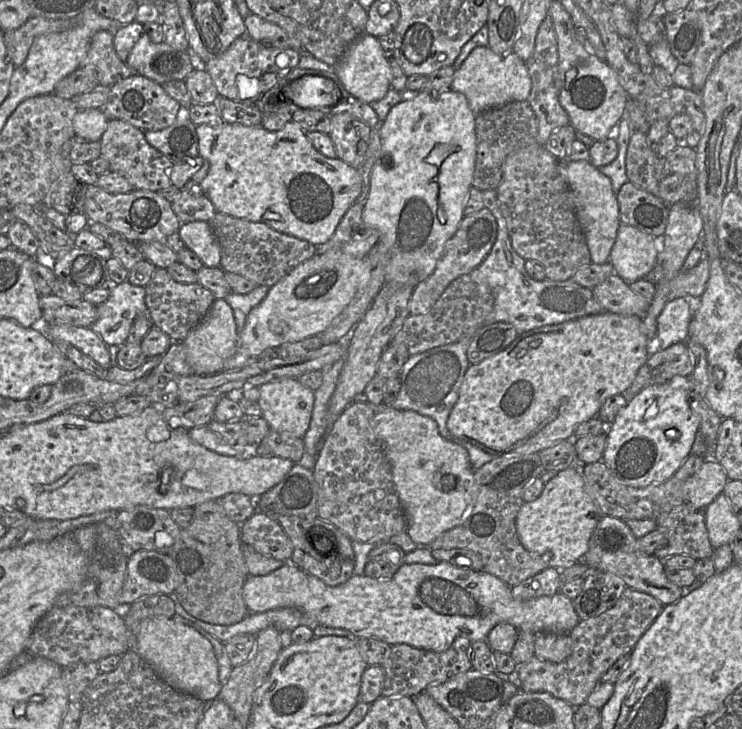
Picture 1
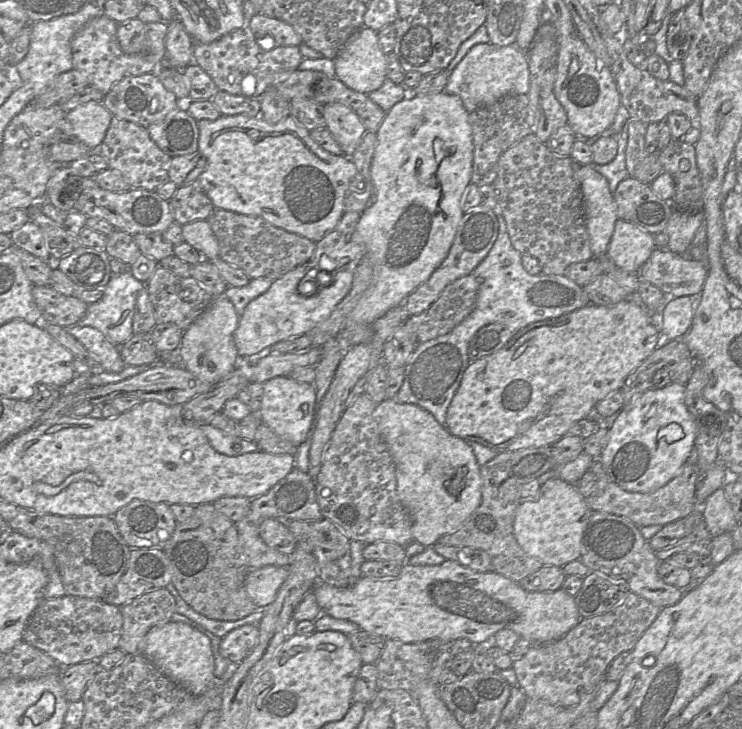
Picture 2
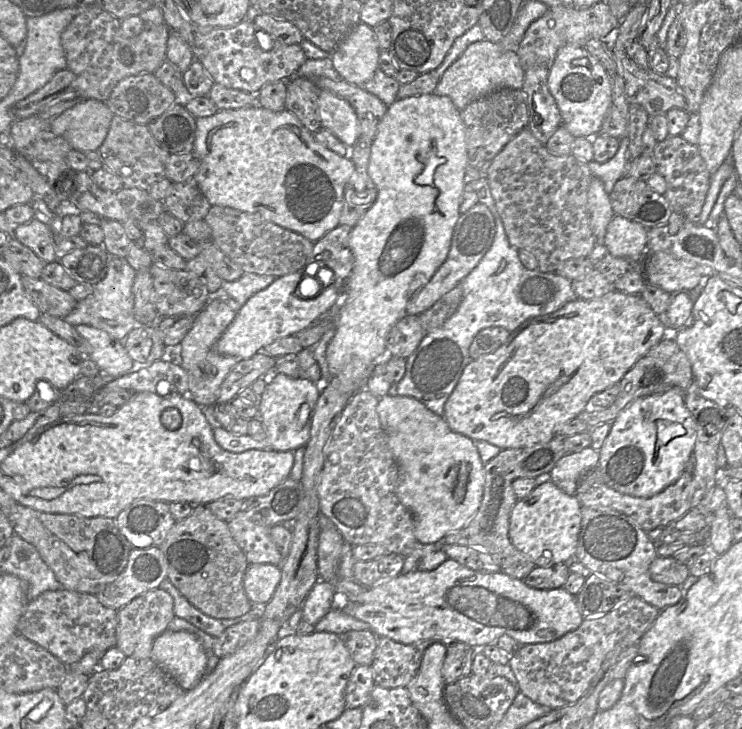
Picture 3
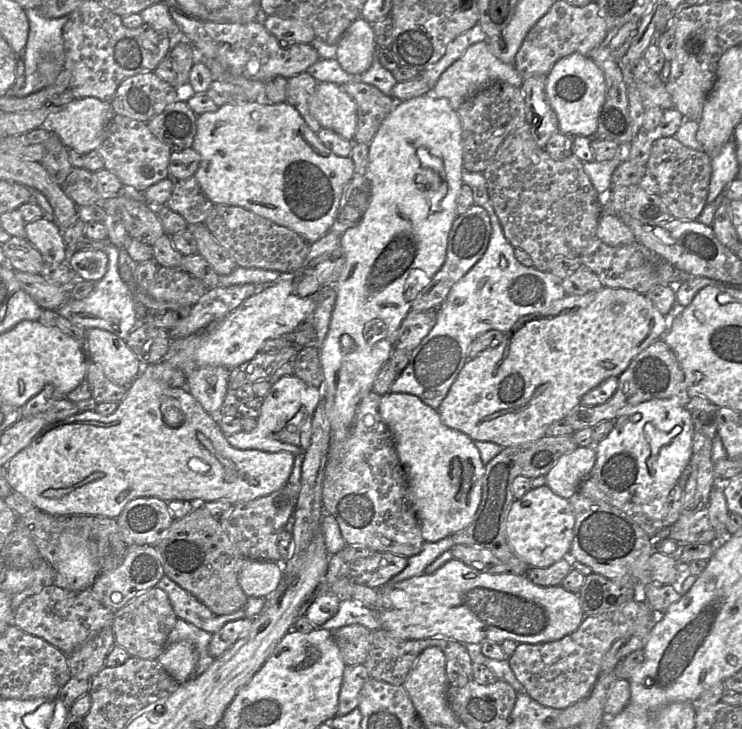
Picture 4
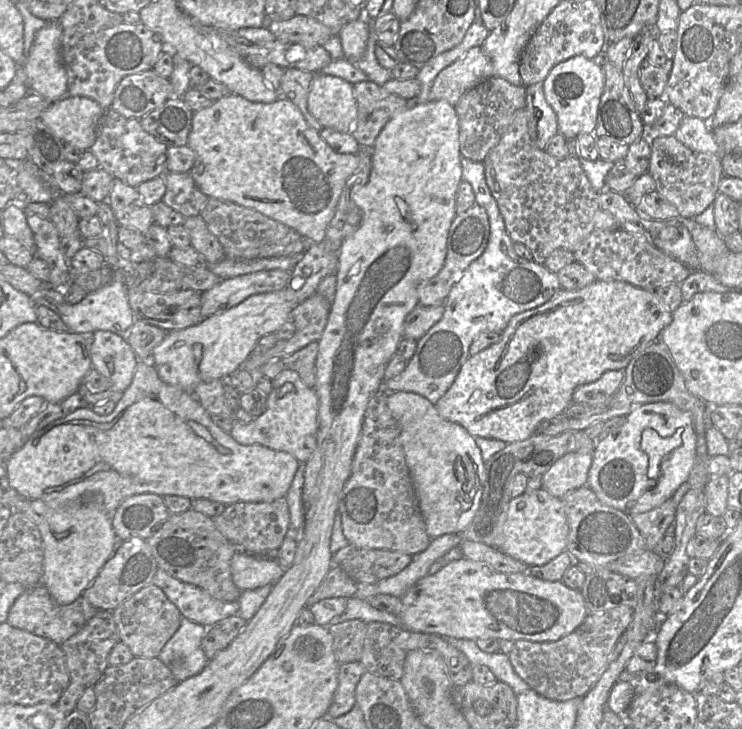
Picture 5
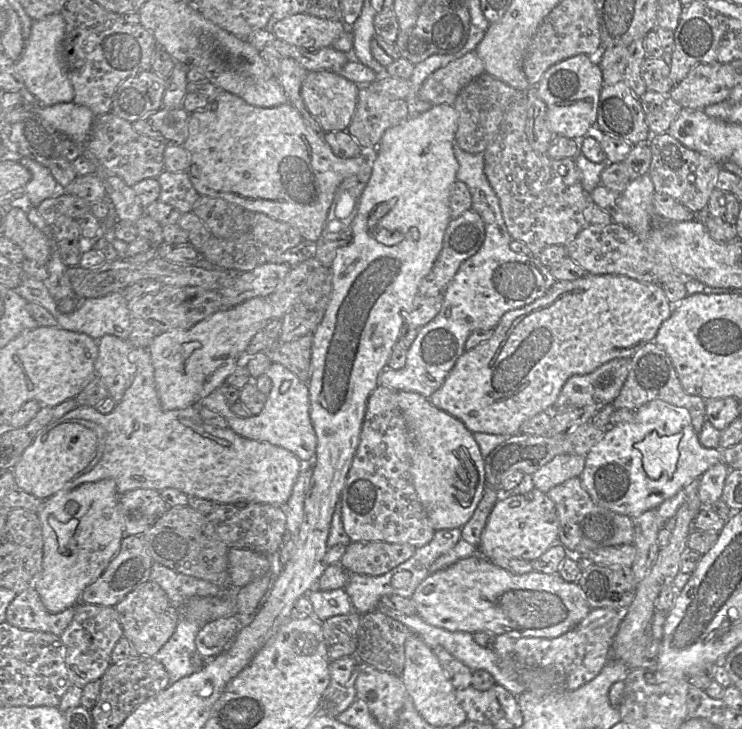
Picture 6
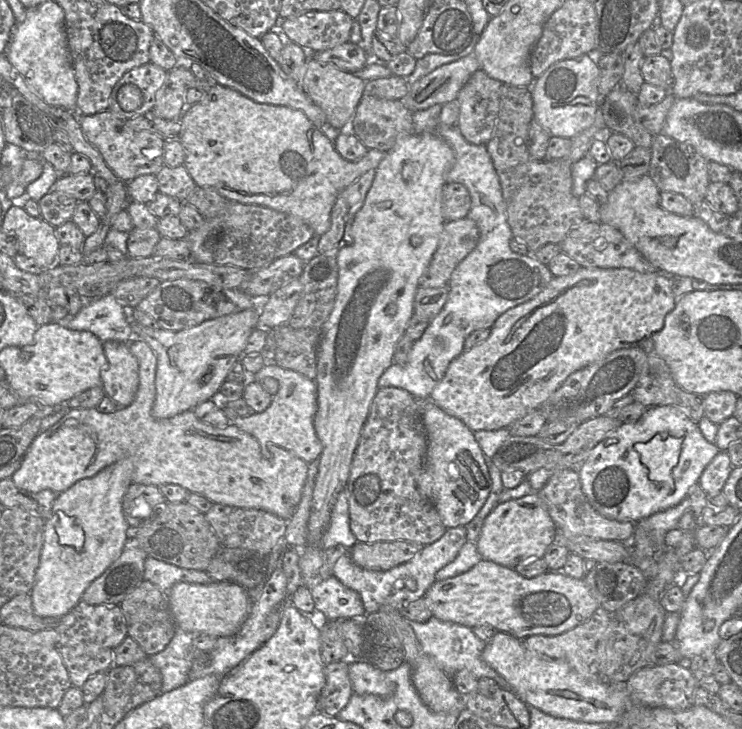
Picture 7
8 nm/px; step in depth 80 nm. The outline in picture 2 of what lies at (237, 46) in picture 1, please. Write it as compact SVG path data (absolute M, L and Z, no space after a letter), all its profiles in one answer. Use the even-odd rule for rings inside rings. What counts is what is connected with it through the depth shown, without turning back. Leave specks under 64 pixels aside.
M248 25L243 26L242 28L236 29L231 31L230 33L220 37L219 39L210 42L210 43L201 43L197 41L193 41L193 62L199 65L213 80L217 88L221 91L225 91L229 94L236 95L236 96L244 96L244 92L241 87L241 81L244 76L248 74L252 74L256 78L256 90L252 96L245 96L245 97L260 97L268 88L274 87L277 83L282 81L284 78L286 78L289 74L291 74L293 71L298 70L298 66L303 60L303 56L301 55L299 46L277 46L274 49L270 51L264 51L259 47L257 44L257 41L255 40L254 34L251 31L250 27Z

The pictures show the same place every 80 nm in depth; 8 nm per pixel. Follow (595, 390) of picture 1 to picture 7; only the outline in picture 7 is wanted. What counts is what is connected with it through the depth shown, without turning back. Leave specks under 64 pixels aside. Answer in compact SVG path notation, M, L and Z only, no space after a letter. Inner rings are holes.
M584 268L568 276L553 277L548 285L534 298L513 307L501 314L491 327L490 336L469 350L463 351L451 361L440 383L433 389L429 399L447 414L460 419L473 432L479 430L498 430L508 428L515 421L523 418L531 410L539 408L554 393L566 378L609 353L625 348L642 347L647 349L651 336L663 328L666 315L677 302L670 286L670 276L662 272L640 273L628 268Z

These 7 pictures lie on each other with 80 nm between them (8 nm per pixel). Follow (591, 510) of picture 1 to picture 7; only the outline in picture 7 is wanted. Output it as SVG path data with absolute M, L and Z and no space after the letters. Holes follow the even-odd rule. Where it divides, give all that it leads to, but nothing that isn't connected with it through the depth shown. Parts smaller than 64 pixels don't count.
M532 492L521 498L498 503L484 520L480 536L475 545L482 559L514 568L519 562L542 558L546 549L554 543L556 529L557 527L539 495L537 492Z

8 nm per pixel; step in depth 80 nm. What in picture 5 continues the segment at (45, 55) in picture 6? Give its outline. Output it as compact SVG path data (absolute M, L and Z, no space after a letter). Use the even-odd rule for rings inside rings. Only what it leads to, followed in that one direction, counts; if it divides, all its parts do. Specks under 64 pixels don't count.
M59 21L48 24L36 33L24 71L29 91L56 102L68 95L68 78L62 59L62 26Z

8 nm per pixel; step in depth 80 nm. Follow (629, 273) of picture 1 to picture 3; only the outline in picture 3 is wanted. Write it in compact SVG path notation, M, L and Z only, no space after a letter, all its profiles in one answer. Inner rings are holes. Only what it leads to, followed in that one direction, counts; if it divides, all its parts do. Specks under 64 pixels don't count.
M615 215L607 226L603 244L614 257L642 259L647 251L647 229Z

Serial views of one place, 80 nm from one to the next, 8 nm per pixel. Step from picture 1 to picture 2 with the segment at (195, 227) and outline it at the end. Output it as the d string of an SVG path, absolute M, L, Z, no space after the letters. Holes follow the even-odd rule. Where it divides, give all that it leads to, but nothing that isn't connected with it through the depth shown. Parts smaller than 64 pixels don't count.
M196 220L182 225L183 241L199 251L203 259L212 261L219 257L218 241L207 220Z

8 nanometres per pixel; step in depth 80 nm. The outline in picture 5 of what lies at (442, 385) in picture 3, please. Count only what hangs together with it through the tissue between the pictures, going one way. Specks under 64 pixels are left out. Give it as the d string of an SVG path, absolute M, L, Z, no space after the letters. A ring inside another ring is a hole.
M461 155L461 165L462 179L471 184L475 204L483 207L488 214L488 245L451 288L443 304L442 318L417 341L415 353L405 369L399 375L384 381L384 388L388 392L414 392L434 405L454 382L461 366L470 356L471 344L480 333L502 333L514 315L543 305L562 289L556 273L543 264L523 259L514 252L514 243L487 185L484 162L475 162Z

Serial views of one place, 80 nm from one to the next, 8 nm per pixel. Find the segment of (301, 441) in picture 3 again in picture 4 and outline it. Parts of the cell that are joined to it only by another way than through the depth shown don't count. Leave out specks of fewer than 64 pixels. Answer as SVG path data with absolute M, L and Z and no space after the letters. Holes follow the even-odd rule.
M293 374L284 375L271 384L269 392L262 399L256 427L250 432L241 430L235 434L226 435L226 439L231 446L240 450L256 449L266 452L288 451L295 456L304 454L311 442L313 415L317 405L322 400L323 393L321 388L312 386Z

